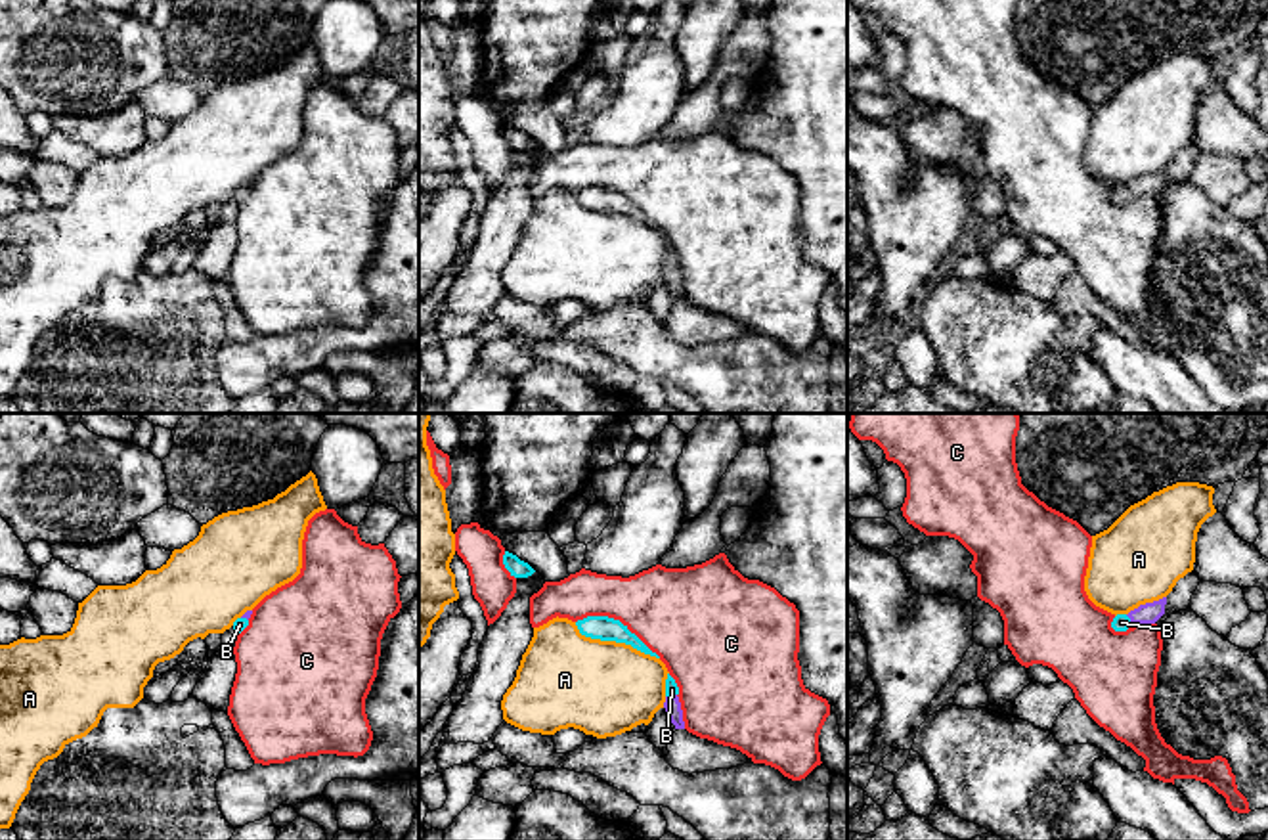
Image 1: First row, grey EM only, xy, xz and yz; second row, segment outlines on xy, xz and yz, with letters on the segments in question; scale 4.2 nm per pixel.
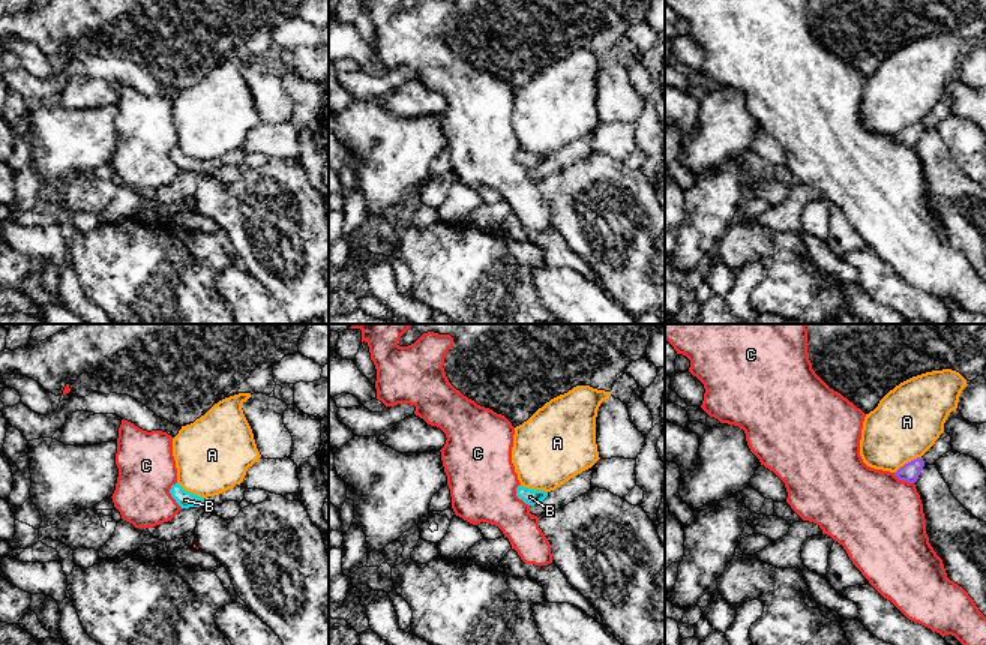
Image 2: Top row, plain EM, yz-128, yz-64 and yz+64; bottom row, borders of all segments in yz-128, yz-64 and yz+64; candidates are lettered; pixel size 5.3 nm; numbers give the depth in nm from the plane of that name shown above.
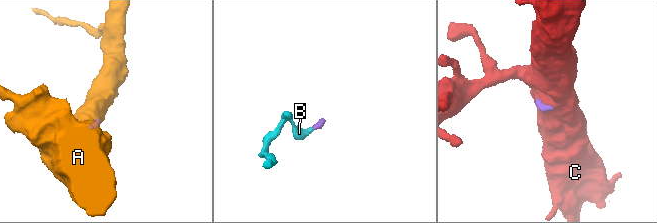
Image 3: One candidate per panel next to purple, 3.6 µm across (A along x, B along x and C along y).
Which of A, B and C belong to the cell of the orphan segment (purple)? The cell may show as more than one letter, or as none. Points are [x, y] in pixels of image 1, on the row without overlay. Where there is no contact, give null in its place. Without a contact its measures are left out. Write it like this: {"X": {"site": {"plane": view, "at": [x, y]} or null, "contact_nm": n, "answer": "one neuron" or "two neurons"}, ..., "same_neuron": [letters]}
{"A": {"site": {"plane": "yz", "at": [1146, 175]}, "contact_nm": 190, "answer": "two neurons"}, "B": {"site": {"plane": "xz", "at": [670, 268]}, "contact_nm": 50, "answer": "one neuron"}, "C": {"site": {"plane": "xz", "at": [681, 284]}, "contact_nm": 150, "answer": "two neurons"}, "same_neuron": ["B"]}

